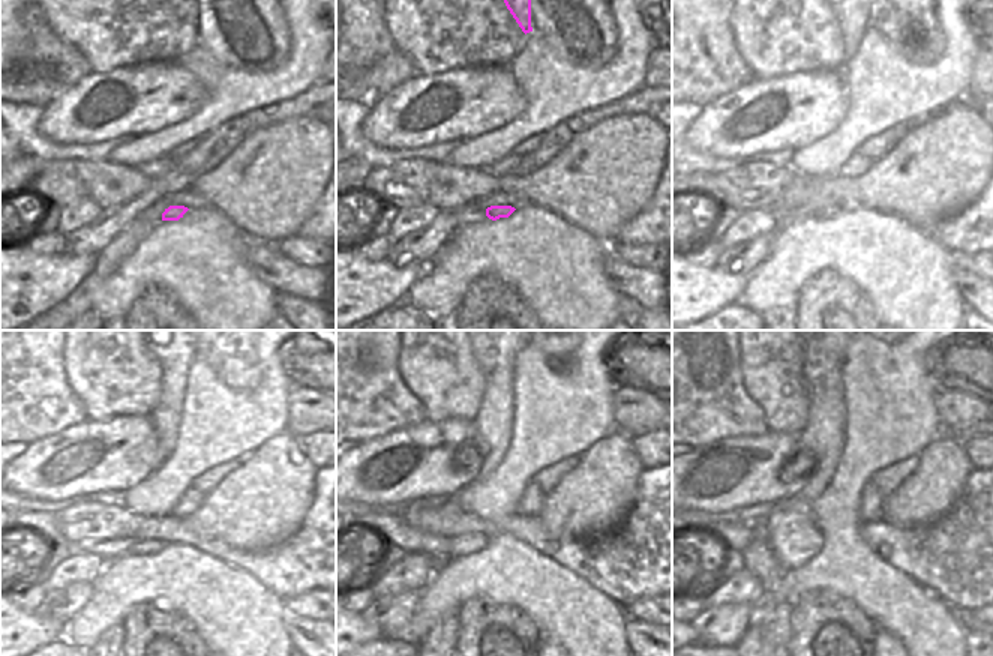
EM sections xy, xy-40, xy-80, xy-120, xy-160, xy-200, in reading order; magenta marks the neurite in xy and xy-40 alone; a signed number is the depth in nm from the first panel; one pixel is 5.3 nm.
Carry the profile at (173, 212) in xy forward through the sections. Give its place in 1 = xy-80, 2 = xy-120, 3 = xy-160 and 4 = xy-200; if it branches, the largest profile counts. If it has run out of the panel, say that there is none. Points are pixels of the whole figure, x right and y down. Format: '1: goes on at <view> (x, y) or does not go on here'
1: goes on at xy-80 (830, 210)
2: goes on at xy-120 (141, 545)
3: goes on at xy-160 (471, 544)
4: goes on at xy-200 (789, 529)

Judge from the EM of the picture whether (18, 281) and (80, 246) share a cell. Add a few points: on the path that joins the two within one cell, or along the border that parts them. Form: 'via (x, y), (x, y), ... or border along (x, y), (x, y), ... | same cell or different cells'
border along (63, 252), (68, 255), (92, 254), (95, 257) | different cells

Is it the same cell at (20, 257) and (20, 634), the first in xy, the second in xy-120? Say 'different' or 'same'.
same

